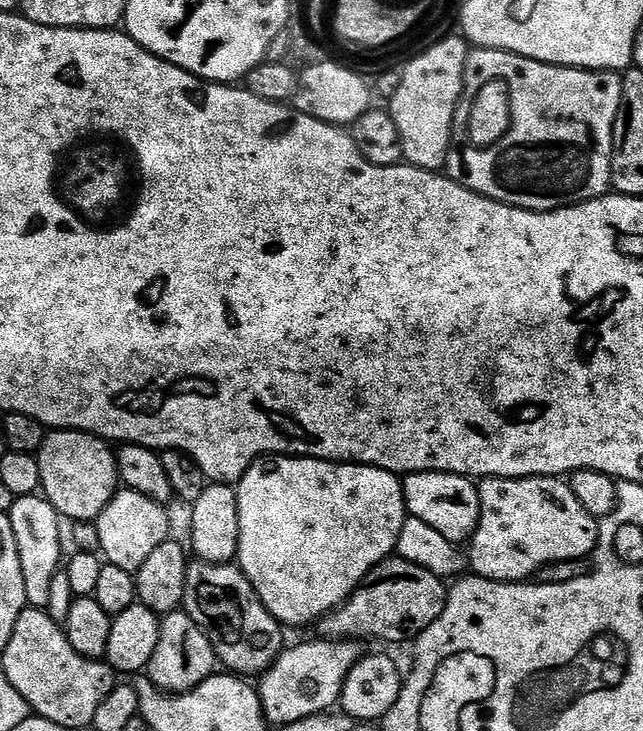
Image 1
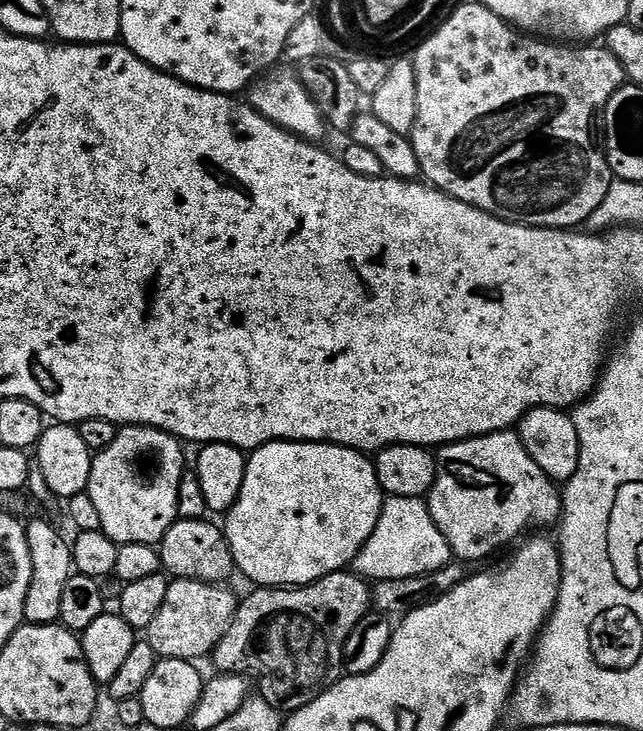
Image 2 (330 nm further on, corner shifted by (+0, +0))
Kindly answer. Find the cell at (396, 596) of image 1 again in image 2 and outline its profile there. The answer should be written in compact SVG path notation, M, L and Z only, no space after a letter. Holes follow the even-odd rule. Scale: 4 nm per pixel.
M345 570L331 572L326 578L299 588L260 586L252 591L256 592L239 601L226 634L210 653L210 660L216 663L217 673L251 678L254 684L256 679L256 684L260 687L259 699L265 700L272 708L284 714L297 712L333 683L332 668L341 667L346 638L363 616L369 615L372 604L369 585L359 575Z

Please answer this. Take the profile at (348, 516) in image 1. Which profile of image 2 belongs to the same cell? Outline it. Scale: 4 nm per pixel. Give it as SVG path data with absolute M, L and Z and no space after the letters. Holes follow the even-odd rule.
M276 440L273 444L263 444L262 447L255 449L247 457L248 465L246 466L246 474L244 475L244 481L242 482L242 488L236 498L236 503L228 509L226 515L223 517L224 524L222 523L222 531L226 539L228 539L228 545L232 551L232 563L237 573L241 572L248 580L253 580L253 585L263 586L265 588L299 588L305 584L313 584L318 582L322 578L326 578L331 572L343 572L355 561L356 555L359 554L362 546L368 541L370 534L374 532L374 526L378 518L380 517L380 511L384 508L384 502L386 499L386 493L383 488L380 487L378 478L376 477L376 467L373 461L369 459L363 452L356 452L353 448L343 448L337 444L309 444L307 442L301 442L298 440Z

